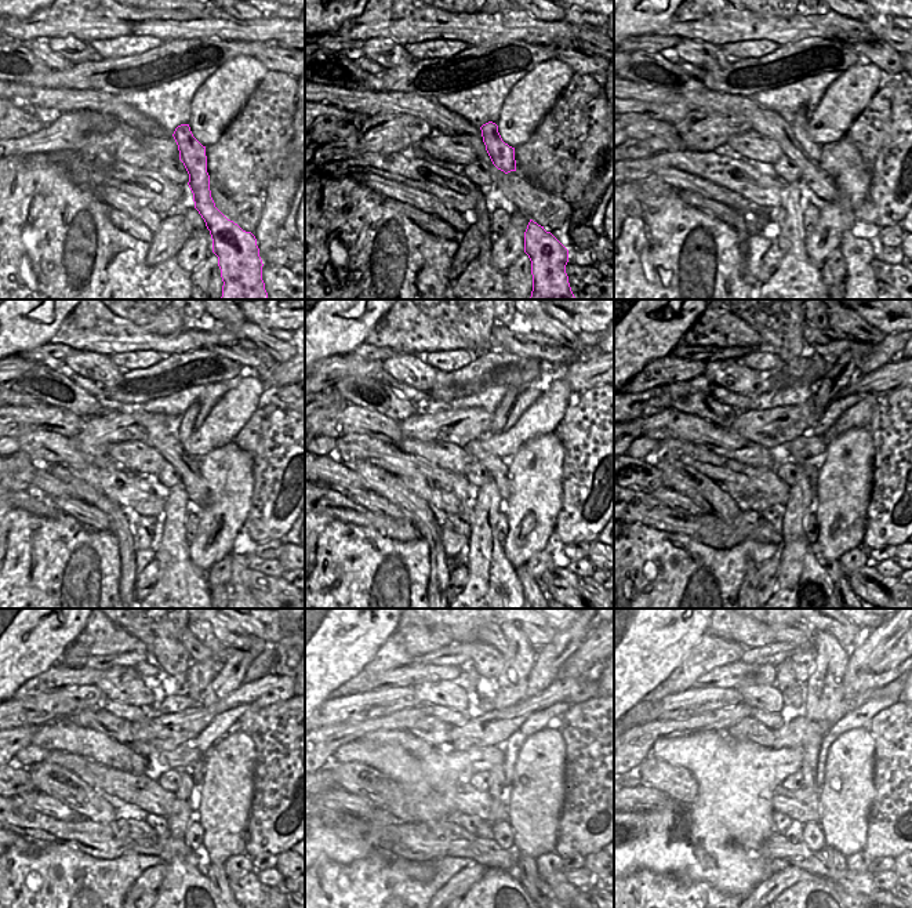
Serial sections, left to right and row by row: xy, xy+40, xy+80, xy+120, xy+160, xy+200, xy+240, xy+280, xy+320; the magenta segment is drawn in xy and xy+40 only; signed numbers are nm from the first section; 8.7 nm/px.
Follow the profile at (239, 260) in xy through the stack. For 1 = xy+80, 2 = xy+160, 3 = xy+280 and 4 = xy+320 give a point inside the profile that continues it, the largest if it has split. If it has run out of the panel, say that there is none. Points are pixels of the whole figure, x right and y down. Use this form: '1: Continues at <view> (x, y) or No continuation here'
1: Continues at xy+80 (858, 253)
2: Continues at xy+160 (500, 417)
3: Continues at xy+280 (549, 658)
4: Continues at xy+320 (876, 643)

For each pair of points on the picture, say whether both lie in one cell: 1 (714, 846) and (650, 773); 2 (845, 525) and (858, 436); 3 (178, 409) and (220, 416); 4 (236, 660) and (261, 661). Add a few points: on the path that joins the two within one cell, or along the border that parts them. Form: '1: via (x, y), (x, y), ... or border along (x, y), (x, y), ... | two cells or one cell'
1: border along (671, 763), (683, 766), (694, 778), (693, 803) | two cells
2: via (845, 502), (845, 472), (849, 458) | one cell
3: border along (229, 389), (193, 429) | two cells
4: border along (268, 645), (250, 665), (243, 682) | two cells

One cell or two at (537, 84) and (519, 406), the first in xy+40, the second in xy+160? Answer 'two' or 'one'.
two

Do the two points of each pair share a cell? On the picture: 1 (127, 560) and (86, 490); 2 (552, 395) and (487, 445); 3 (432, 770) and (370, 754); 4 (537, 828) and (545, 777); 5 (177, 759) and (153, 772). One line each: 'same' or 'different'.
1: same
2: same
3: same
4: same
5: same

